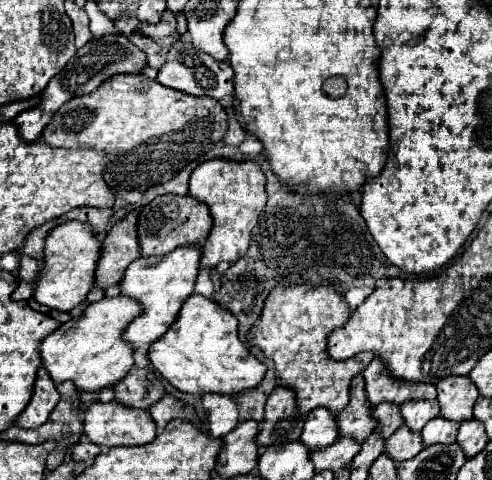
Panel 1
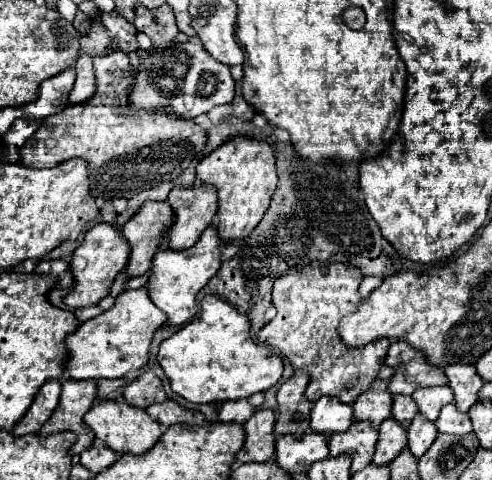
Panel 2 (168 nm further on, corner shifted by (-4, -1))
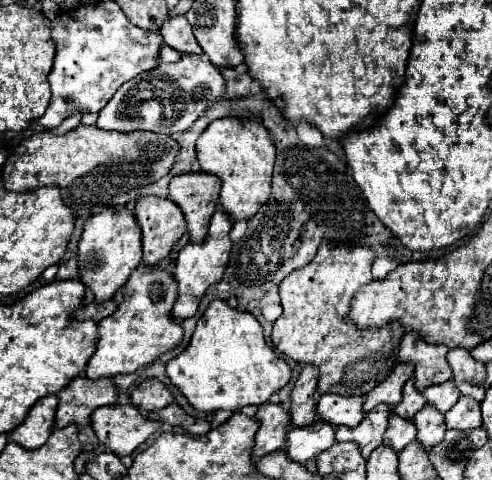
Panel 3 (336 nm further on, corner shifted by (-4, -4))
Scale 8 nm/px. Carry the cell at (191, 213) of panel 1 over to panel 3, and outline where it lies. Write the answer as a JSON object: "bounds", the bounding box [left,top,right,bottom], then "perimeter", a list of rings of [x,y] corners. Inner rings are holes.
{"bounds":[169,173,219,241],"perimeter":[[[187,173],[177,175],[169,183],[169,197],[185,215],[189,241],[203,241],[209,229],[211,215],[217,209],[219,199],[219,179],[207,173]]]}

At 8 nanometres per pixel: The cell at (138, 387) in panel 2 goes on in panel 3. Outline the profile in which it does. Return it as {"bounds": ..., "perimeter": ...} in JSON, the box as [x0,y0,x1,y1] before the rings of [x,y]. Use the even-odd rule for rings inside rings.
{"bounds":[131,379,173,411],"perimeter":[[[145,379],[131,391],[131,403],[141,411],[159,411],[173,403],[173,395],[157,379]]]}

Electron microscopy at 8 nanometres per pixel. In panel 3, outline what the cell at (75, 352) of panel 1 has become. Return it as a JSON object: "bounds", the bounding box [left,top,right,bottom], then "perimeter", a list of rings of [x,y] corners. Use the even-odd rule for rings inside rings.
{"bounds":[85,269,183,379],"perimeter":[[[135,269],[125,283],[125,299],[117,311],[97,323],[99,339],[95,353],[87,363],[85,375],[89,379],[115,377],[119,373],[133,373],[139,367],[153,363],[161,353],[173,349],[181,337],[183,329],[179,323],[171,321],[169,311],[177,299],[177,283],[173,275],[163,269]]]}

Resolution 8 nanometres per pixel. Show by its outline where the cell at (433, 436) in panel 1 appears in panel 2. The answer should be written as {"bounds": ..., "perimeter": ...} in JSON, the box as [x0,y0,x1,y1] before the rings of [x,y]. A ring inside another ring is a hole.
{"bounds":[435,402,473,434],"perimeter":[[[455,402],[447,404],[441,408],[441,414],[439,418],[435,420],[435,426],[439,432],[445,432],[445,434],[469,434],[473,430],[471,426],[471,418],[469,414],[463,414],[457,410]]]}

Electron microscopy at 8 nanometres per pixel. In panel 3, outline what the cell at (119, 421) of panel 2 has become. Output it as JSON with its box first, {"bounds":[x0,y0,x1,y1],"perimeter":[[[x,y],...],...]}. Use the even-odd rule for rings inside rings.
{"bounds":[91,405,159,457],"perimeter":[[[105,405],[91,415],[93,431],[101,445],[123,457],[131,455],[159,427],[159,421],[149,421],[133,405]]]}

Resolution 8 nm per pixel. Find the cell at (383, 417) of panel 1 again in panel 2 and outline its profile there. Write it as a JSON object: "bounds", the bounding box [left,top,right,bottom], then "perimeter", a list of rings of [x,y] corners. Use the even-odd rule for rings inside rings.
{"bounds":[393,394,419,428],"perimeter":[[[401,394],[393,396],[393,418],[395,418],[401,426],[407,426],[407,428],[409,428],[411,420],[413,420],[413,416],[415,416],[417,412],[419,412],[419,410],[417,410],[417,404],[415,404],[415,400],[413,400],[411,396],[401,396]]]}

